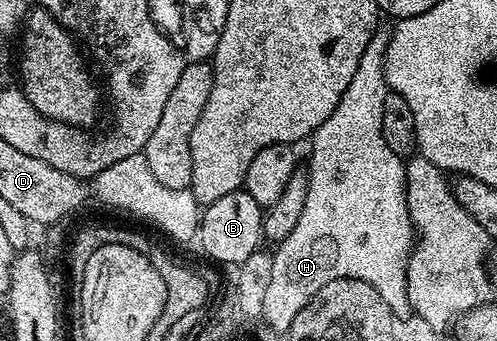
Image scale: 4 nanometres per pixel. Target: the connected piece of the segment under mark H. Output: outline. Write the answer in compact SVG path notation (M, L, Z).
M377 28L334 115L310 138L312 154L306 162L310 191L306 191L302 216L272 253L266 296L273 325L288 325L292 314L311 304L314 295L334 279L362 279L386 299L392 313L409 312L408 261L417 236L408 210L405 162L386 147L382 135L382 103L390 92L384 64L391 38L387 28Z

